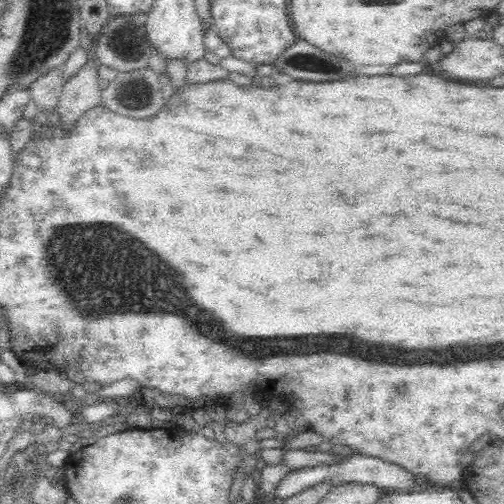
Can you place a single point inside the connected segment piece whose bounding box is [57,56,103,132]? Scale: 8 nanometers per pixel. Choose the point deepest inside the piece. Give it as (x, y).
(82, 92)

